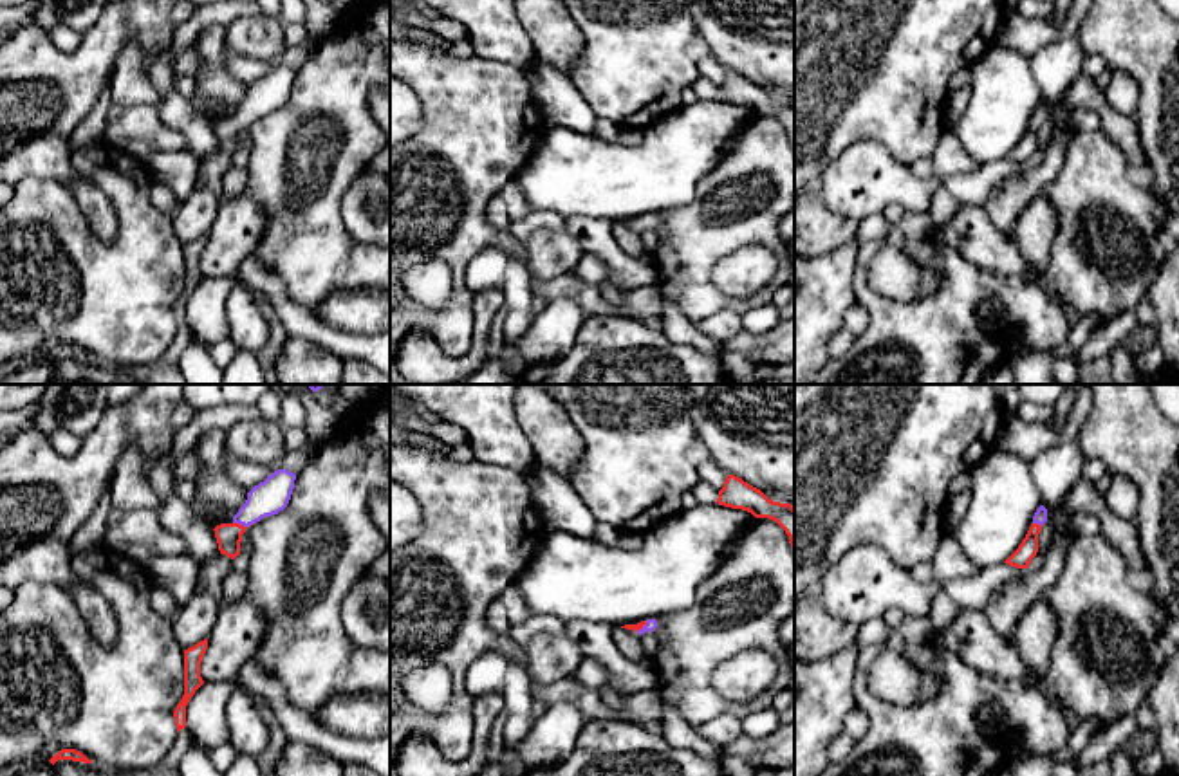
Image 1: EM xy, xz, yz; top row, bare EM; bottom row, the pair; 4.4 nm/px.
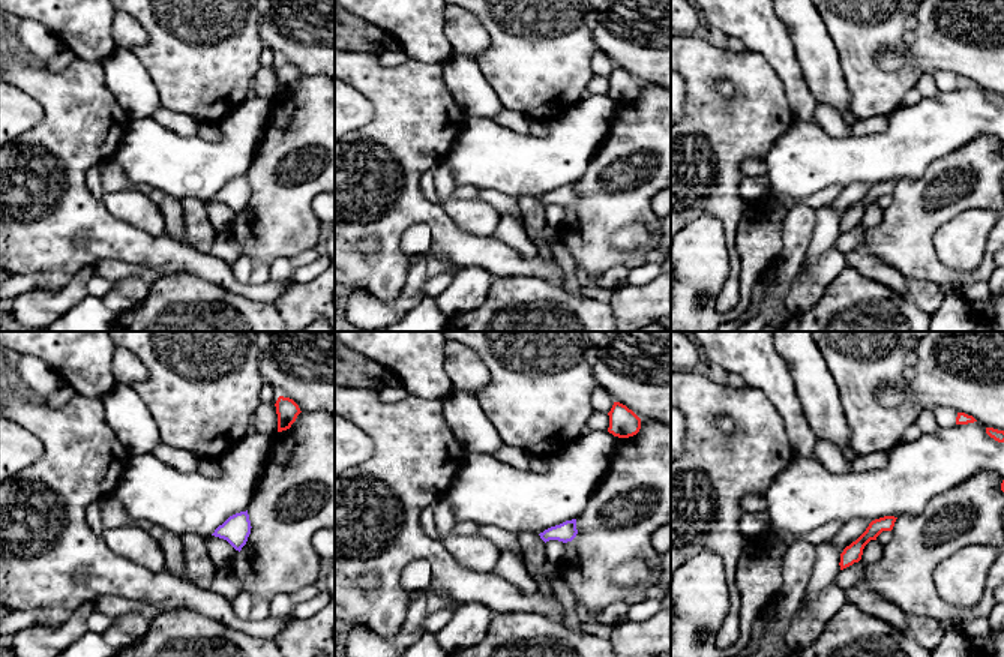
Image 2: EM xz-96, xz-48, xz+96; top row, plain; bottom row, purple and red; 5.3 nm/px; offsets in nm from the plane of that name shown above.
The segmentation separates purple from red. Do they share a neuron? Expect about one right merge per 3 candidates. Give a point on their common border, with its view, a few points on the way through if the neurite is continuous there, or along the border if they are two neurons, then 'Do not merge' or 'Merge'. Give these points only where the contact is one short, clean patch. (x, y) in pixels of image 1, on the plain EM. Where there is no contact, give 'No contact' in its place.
Touches purple at xy (241, 120). Path across: xy (269, 92), (241, 120), (228, 132). Merge

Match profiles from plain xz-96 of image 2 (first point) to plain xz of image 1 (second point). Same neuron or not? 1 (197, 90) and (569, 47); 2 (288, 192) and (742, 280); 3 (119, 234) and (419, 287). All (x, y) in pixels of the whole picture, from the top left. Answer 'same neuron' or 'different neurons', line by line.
1: different neurons
2: different neurons
3: different neurons

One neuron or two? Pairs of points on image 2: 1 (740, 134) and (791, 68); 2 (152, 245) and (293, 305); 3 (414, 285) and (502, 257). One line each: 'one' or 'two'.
1: two
2: two
3: two

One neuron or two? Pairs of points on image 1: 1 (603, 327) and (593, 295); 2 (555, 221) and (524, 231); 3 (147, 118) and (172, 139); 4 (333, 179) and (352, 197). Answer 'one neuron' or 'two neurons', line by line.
1: two neurons
2: one neuron
3: one neuron
4: two neurons

